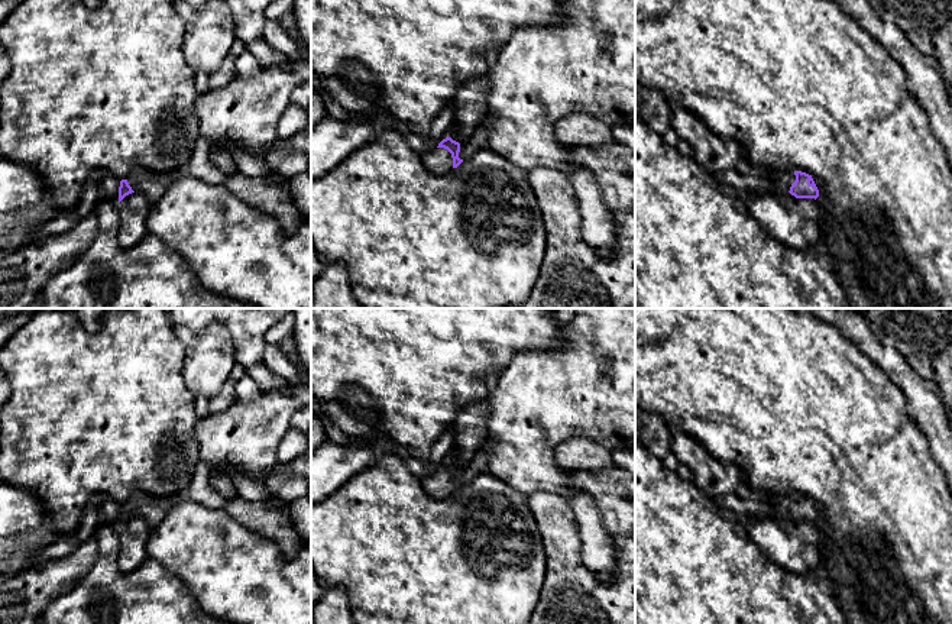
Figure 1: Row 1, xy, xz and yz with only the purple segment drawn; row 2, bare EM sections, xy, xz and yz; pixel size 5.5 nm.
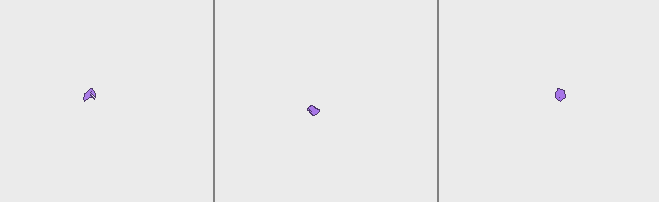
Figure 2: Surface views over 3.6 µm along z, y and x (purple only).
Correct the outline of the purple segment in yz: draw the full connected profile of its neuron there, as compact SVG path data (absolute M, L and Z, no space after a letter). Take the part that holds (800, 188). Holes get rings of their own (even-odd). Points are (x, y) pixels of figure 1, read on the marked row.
M794 171L794 172L767 172L773 181L777 193L790 193L796 198L817 198L819 190L812 175Z

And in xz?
M482 122L462 145L447 136L435 149L420 153L421 162L433 174L447 174L453 168L457 168L472 153L486 148L488 132L488 126Z

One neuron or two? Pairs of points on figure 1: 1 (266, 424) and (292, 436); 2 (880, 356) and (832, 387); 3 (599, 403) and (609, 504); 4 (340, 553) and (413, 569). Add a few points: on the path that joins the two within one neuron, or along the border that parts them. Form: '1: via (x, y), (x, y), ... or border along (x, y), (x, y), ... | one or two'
1: border along (290, 426), (278, 448), (277, 461) | two
2: border along (847, 339), (896, 385) | two
3: border along (589, 494), (609, 533) | two
4: via (358, 553), (375, 569), (395, 569) | one

